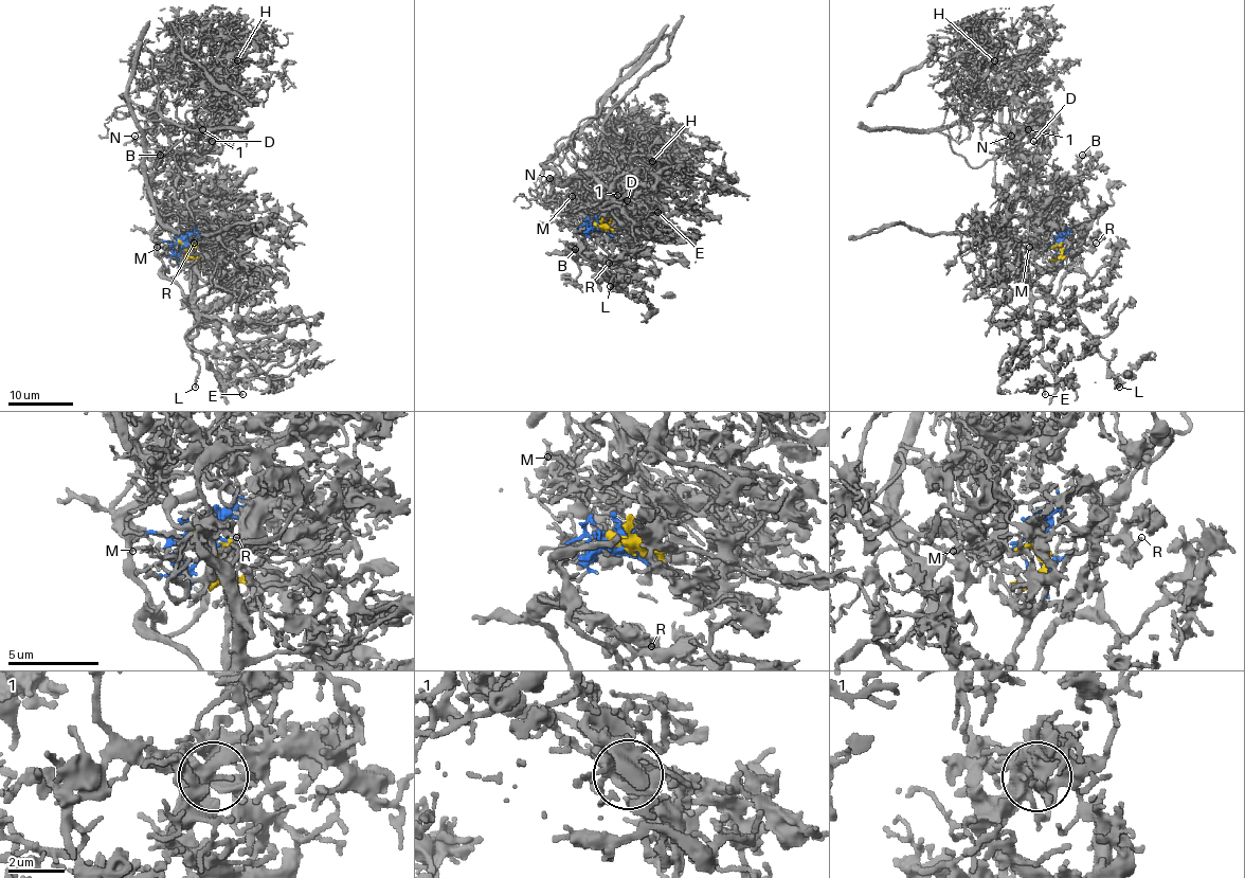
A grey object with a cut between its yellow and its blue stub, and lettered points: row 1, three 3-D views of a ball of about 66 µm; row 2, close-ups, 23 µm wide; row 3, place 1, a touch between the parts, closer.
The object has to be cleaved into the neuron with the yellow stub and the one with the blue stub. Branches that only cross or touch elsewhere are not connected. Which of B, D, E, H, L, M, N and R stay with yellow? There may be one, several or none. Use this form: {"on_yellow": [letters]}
{"on_yellow": ["B", "E", "L", "R"]}

